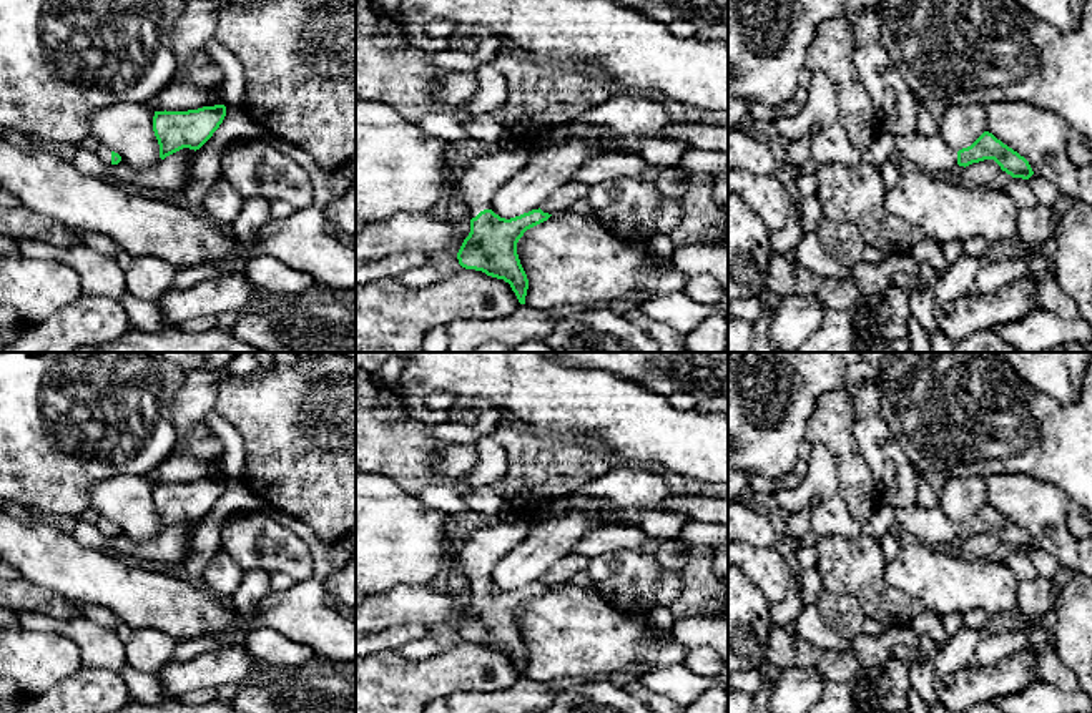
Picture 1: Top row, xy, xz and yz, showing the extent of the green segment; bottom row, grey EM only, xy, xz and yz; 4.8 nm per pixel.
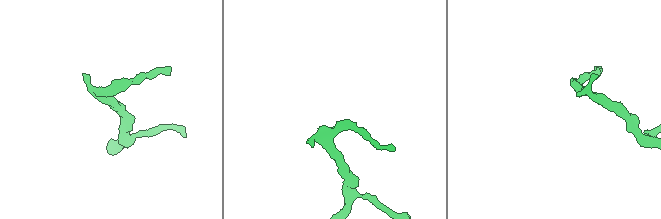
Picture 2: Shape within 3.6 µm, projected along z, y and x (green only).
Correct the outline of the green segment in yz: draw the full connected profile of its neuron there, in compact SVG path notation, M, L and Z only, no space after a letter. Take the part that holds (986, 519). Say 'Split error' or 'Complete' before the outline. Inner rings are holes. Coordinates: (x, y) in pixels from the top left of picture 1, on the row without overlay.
Split error. M917 504L894 509L894 520L912 538L931 547L952 542L957 537L966 540L984 532L994 532L1012 550L1029 552L1034 547L1024 529L989 504L984 504L971 519L959 524L949 520L939 507L922 509Z

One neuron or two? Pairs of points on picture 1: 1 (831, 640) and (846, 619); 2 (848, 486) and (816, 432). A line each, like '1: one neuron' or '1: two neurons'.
1: two neurons
2: one neuron

